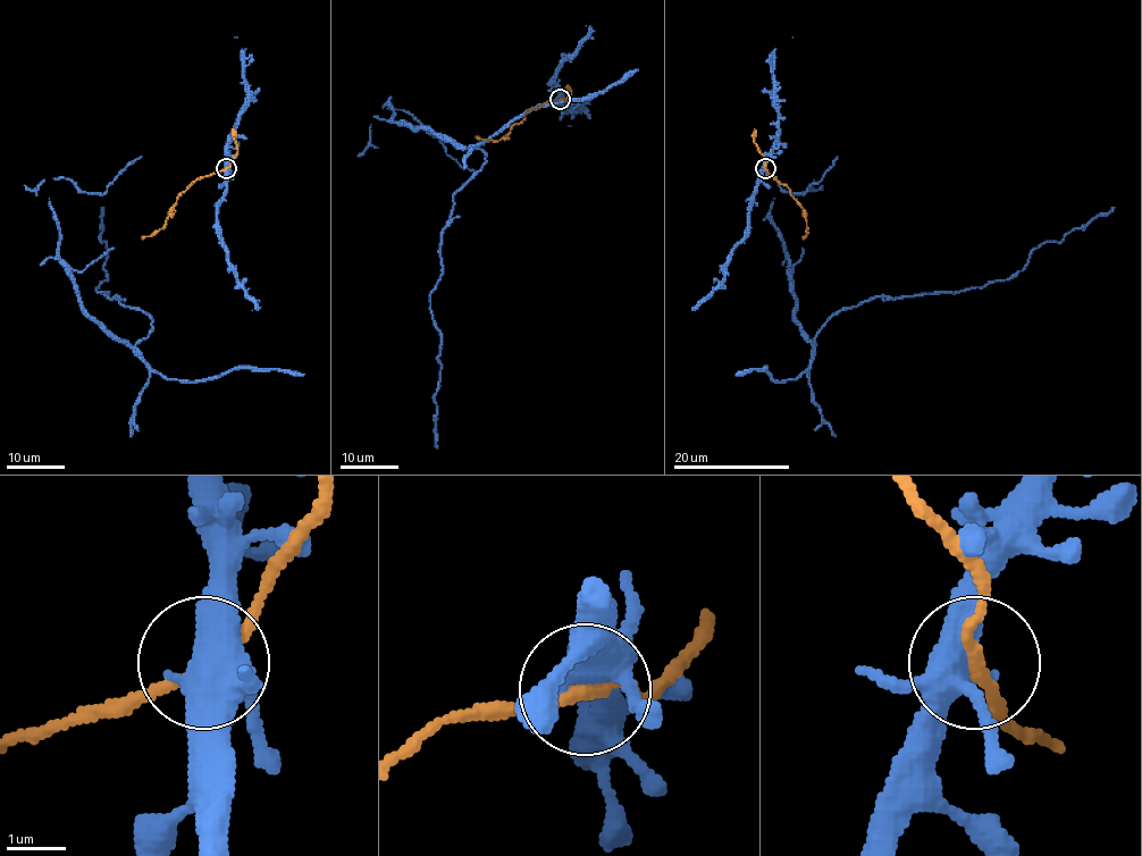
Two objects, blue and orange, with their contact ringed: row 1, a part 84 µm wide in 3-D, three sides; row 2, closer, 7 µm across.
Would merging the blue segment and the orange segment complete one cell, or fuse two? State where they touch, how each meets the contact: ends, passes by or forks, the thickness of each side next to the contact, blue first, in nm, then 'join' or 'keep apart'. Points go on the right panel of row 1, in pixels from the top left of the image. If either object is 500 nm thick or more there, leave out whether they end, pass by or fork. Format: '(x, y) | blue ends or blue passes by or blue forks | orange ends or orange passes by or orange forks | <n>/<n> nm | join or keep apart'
(765, 168) | blue forks | orange passes by | 480/200 nm | join

